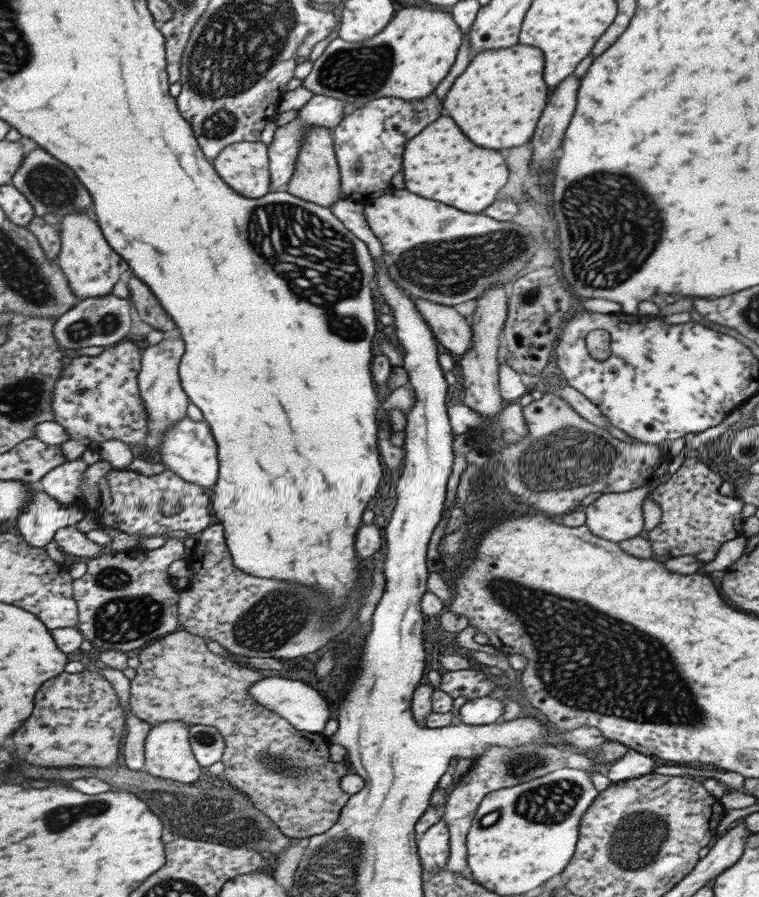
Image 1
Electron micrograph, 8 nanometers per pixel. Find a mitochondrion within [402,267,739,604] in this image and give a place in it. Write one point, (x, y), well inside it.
(566, 459)

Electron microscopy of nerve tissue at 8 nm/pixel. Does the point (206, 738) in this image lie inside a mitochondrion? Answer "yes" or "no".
yes

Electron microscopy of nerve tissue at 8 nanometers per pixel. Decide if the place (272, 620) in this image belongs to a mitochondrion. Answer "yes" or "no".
yes

